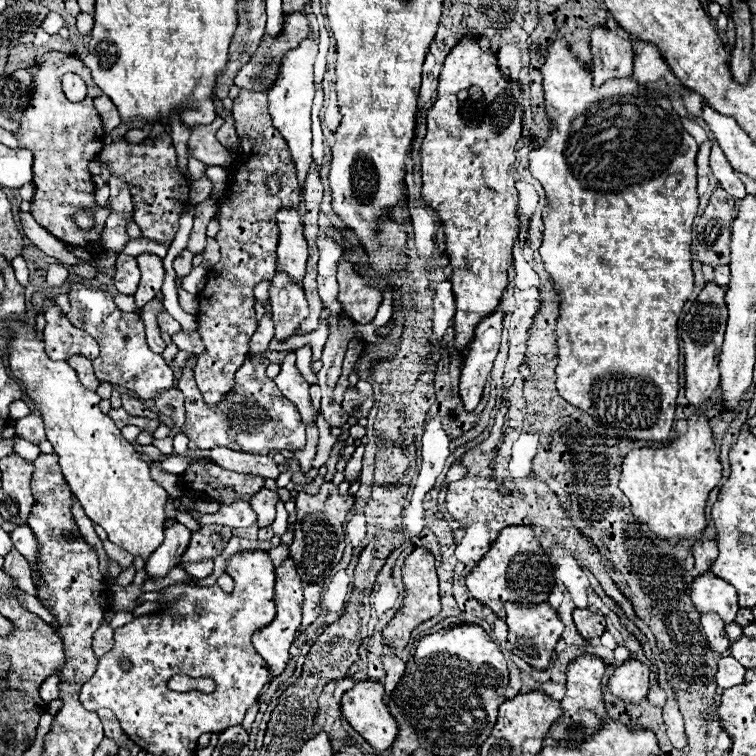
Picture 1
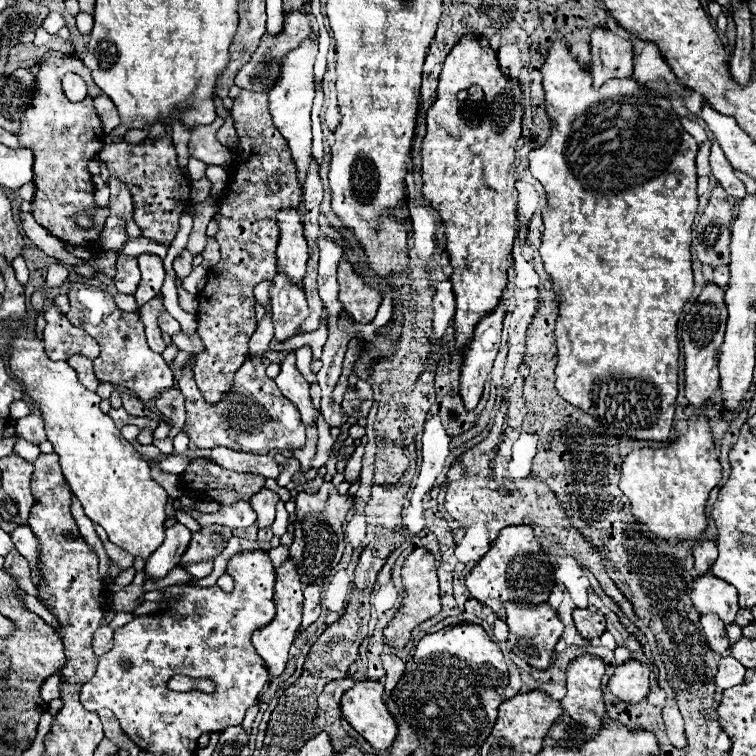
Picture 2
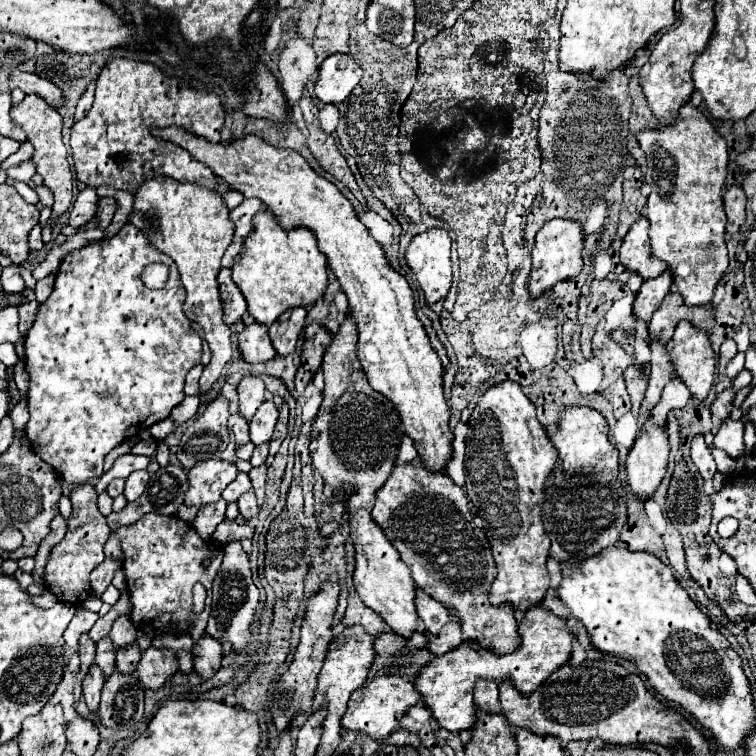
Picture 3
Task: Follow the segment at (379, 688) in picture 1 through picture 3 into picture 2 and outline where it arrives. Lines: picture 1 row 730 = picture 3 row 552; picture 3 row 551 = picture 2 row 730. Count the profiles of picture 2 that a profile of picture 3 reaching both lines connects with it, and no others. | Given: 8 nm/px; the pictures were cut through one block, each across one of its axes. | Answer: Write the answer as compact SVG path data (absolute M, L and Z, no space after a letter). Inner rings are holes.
M374 680L356 682L342 696L342 716L376 750L388 750L396 738L396 722L384 700L384 686Z

